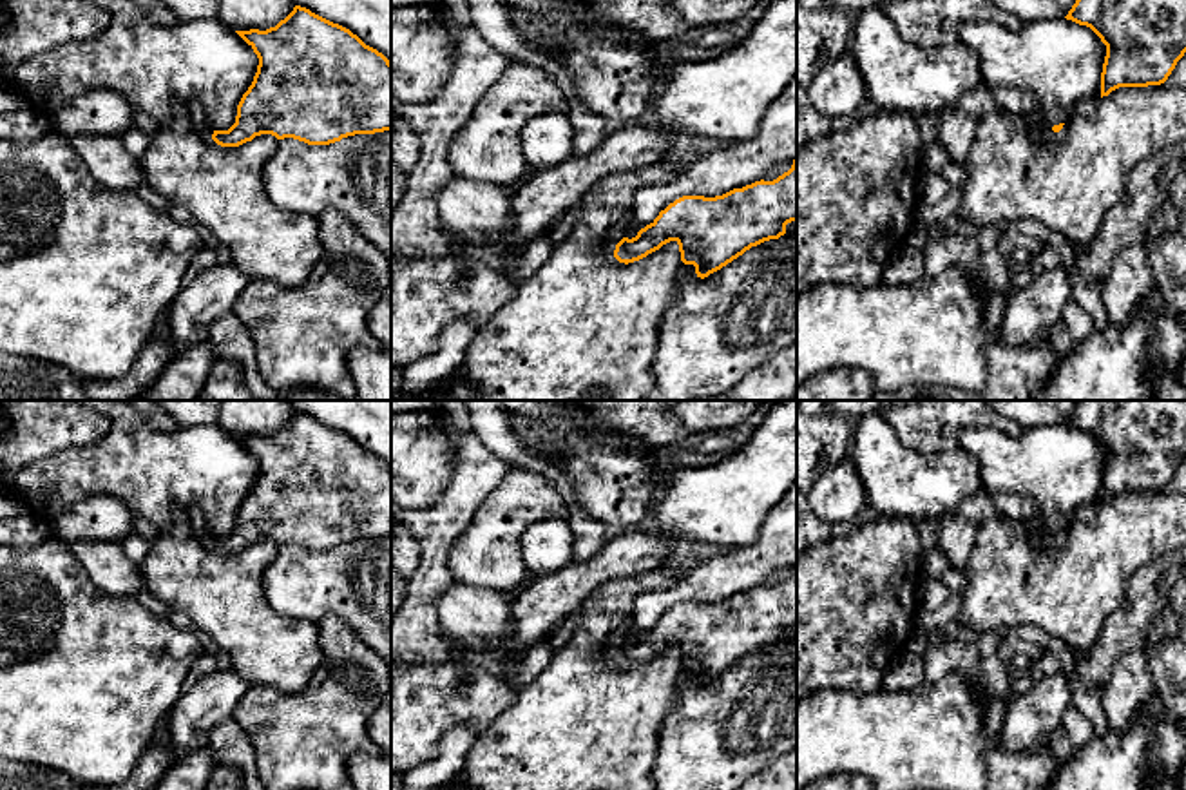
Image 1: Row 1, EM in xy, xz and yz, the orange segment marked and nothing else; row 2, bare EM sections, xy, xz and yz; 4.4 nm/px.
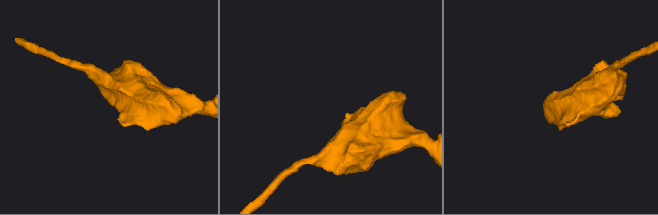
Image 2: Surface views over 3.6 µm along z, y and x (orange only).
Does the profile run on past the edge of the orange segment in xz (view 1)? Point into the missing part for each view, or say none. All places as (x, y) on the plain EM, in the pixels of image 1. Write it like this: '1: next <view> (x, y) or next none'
1: next xz (618, 638)

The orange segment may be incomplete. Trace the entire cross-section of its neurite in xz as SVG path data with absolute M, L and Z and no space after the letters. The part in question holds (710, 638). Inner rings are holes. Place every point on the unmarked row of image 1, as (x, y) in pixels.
M797 565L773 587L760 585L715 603L683 602L632 645L626 643L630 627L628 618L610 636L619 669L639 667L675 647L681 667L704 685L751 652L779 645L797 627Z

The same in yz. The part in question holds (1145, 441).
M1077 400L1065 424L1090 433L1106 451L1101 504L1119 493L1164 489L1186 458L1186 400Z

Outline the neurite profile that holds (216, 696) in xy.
M234 669L214 670L188 689L168 714L168 766L208 743L210 730L232 718L250 685Z

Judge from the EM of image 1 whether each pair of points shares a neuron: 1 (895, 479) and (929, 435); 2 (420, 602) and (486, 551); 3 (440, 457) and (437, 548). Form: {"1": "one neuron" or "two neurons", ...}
{"1": "two neurons", "2": "two neurons", "3": "two neurons"}

